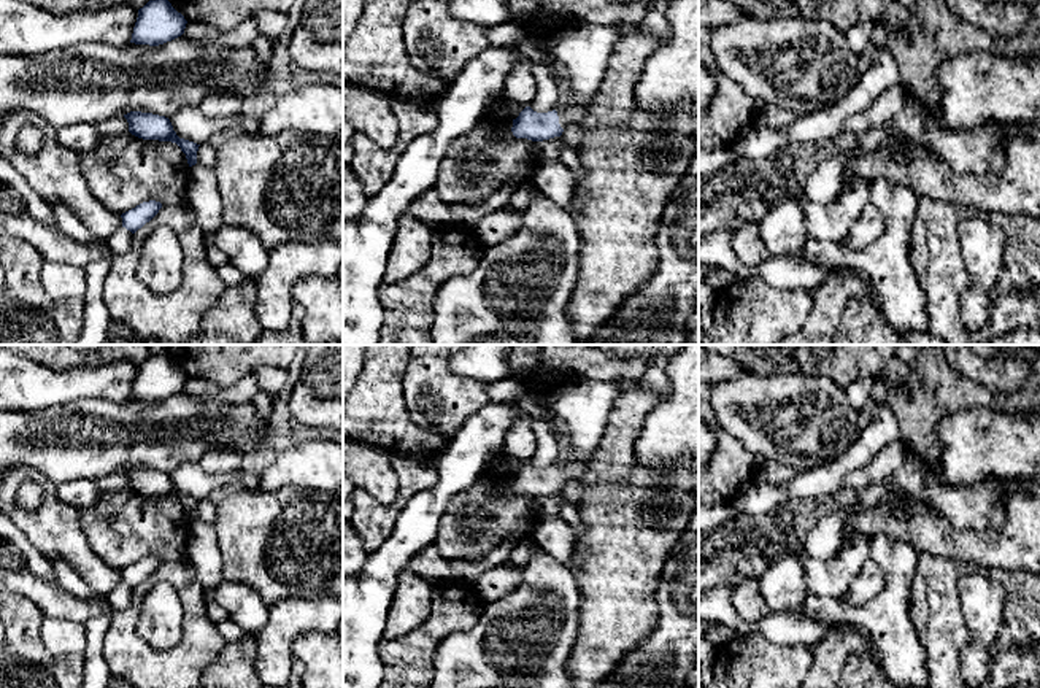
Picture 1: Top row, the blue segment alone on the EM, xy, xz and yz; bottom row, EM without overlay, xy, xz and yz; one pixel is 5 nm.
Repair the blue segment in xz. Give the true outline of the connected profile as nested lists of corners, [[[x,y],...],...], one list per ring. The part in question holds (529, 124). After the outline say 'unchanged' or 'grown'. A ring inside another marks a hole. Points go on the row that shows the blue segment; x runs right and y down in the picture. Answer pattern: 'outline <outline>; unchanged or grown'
outline [[[565,25],[553,35],[548,41],[548,59],[564,68],[575,102],[548,113],[537,113],[526,106],[513,119],[513,135],[532,141],[560,137],[564,129],[592,103],[619,38],[618,25]]]; grown

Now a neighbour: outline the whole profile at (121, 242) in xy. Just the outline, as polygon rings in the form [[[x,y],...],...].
[[[119,227],[106,242],[113,254],[124,254],[133,246],[133,234],[125,227]]]

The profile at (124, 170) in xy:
[[[130,132],[106,135],[95,149],[79,154],[79,170],[94,197],[116,215],[149,200],[187,202],[189,164],[171,141],[143,140]]]

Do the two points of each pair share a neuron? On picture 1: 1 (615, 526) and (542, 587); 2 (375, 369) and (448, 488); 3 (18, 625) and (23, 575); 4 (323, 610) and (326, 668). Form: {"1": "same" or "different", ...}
{"1": "different", "2": "different", "3": "different", "4": "different"}

